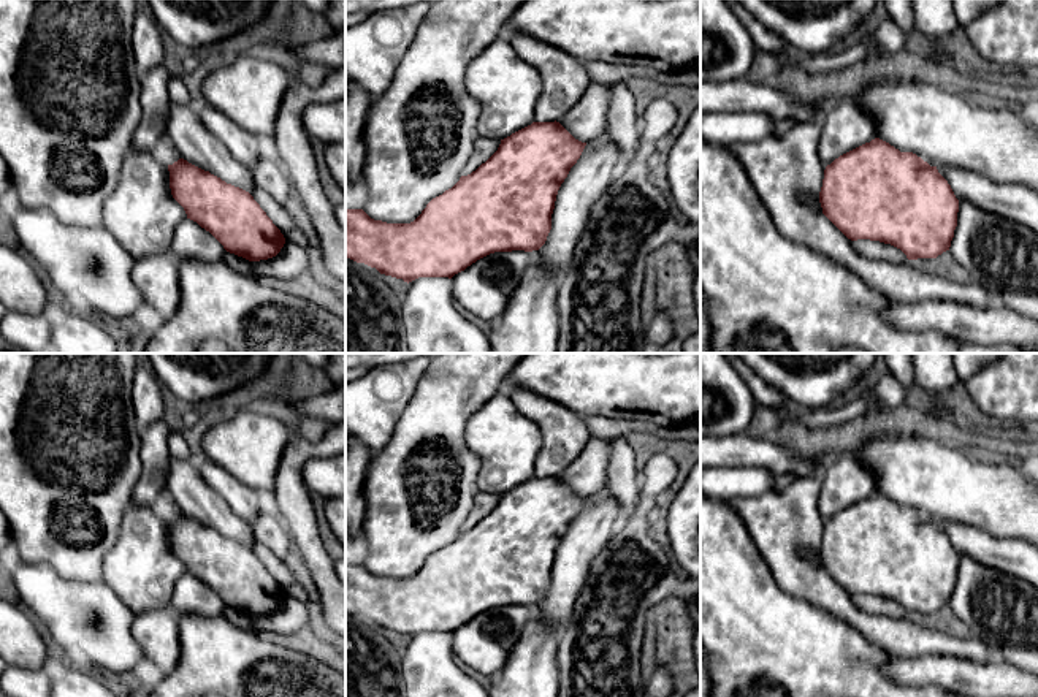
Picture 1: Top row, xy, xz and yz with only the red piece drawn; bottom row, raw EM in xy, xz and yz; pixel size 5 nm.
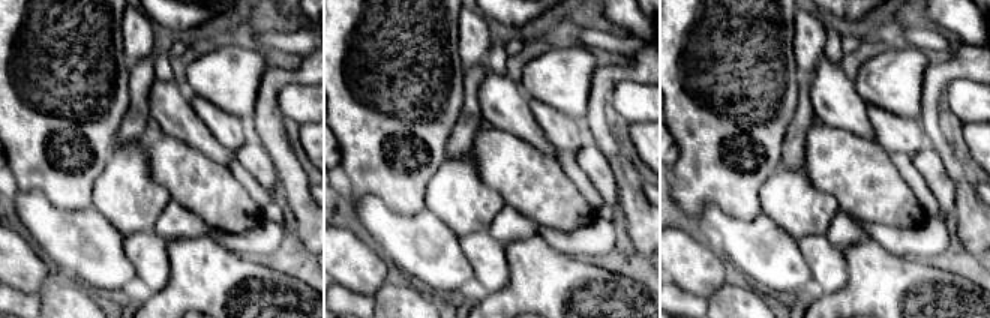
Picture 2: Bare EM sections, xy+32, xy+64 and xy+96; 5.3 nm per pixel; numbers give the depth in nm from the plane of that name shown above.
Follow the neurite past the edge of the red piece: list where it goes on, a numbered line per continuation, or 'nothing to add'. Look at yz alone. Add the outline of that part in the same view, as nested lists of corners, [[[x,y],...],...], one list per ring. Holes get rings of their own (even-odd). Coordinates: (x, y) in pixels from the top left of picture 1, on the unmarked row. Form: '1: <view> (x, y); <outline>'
1: yz (845, 480); [[[856,447],[826,463],[818,507],[824,521],[876,491],[875,474],[857,458]]]

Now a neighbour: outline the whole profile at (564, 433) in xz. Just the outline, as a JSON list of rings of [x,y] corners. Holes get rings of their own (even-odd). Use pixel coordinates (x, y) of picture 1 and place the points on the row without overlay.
[[[504,387],[504,391],[540,429],[544,442],[536,458],[536,477],[559,475],[575,461],[591,437],[583,417],[520,387]]]

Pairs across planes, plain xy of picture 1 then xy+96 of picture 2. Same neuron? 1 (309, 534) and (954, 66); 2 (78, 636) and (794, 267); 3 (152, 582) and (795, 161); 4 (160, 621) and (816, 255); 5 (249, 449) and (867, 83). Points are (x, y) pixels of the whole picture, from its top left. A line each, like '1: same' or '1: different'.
1: same
2: same
3: different
4: same
5: same

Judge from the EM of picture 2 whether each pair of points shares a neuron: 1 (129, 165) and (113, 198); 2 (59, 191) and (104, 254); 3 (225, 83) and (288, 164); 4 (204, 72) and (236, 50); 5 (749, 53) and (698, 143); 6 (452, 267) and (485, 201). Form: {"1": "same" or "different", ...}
{"1": "same", "2": "different", "3": "different", "4": "same", "5": "same", "6": "different"}

